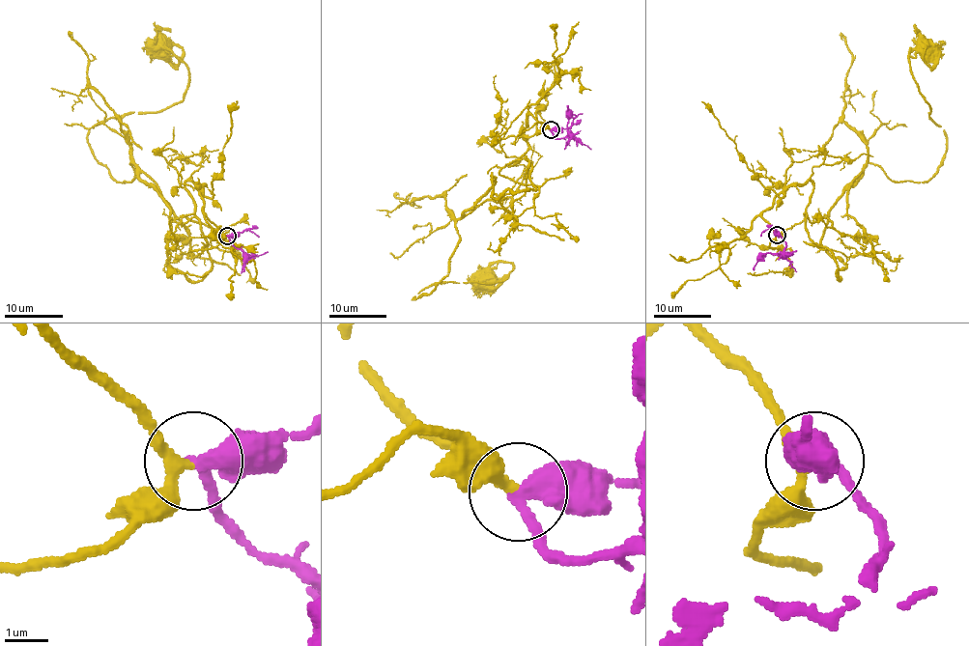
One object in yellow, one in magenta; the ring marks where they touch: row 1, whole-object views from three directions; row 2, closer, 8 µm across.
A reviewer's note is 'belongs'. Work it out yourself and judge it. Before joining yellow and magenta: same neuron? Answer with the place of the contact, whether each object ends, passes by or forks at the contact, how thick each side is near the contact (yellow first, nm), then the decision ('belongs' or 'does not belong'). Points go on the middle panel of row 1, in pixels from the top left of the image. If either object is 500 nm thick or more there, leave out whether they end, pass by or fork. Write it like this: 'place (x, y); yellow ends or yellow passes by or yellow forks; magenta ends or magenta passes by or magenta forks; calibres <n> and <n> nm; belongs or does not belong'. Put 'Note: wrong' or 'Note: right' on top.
Note: right
place (551, 129); yellow passes by; magenta passes by; calibres 220 and 360 nm; belongs

